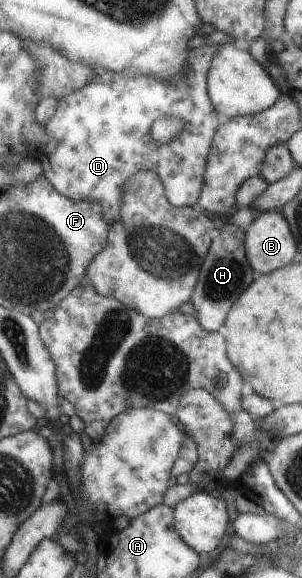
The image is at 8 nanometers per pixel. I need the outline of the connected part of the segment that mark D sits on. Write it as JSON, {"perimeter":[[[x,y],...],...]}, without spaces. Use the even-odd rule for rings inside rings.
{"perimeter":[[[204,45],[191,48],[183,67],[171,75],[169,79],[157,79],[151,75],[135,75],[127,77],[123,73],[111,73],[102,71],[97,77],[83,87],[67,93],[57,103],[55,113],[44,123],[47,133],[47,143],[41,152],[37,152],[35,158],[42,164],[43,177],[48,184],[63,195],[79,201],[89,199],[97,201],[101,205],[103,219],[110,224],[117,219],[119,209],[119,189],[121,185],[137,172],[151,171],[161,180],[164,196],[168,202],[175,207],[194,206],[197,196],[203,187],[202,173],[211,147],[211,140],[215,126],[217,125],[217,114],[205,91],[205,76],[209,59],[213,55],[215,45]],[[161,115],[181,116],[185,121],[183,131],[173,137],[171,141],[163,145],[155,145],[149,137],[149,125],[161,117]]]}

